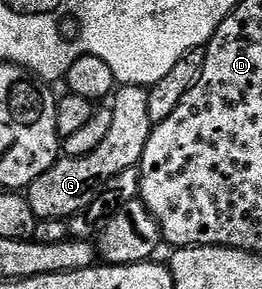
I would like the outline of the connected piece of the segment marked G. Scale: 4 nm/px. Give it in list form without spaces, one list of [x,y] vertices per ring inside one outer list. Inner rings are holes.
[[[120,86],[115,91],[110,106],[114,120],[110,123],[106,140],[102,140],[94,152],[86,152],[86,156],[61,156],[49,170],[38,176],[38,180],[34,180],[34,184],[28,186],[26,197],[37,219],[75,219],[81,212],[87,211],[107,182],[118,176],[118,172],[139,167],[142,152],[146,152],[146,140],[150,140],[154,125],[150,120],[149,105],[150,96],[143,86]]]

